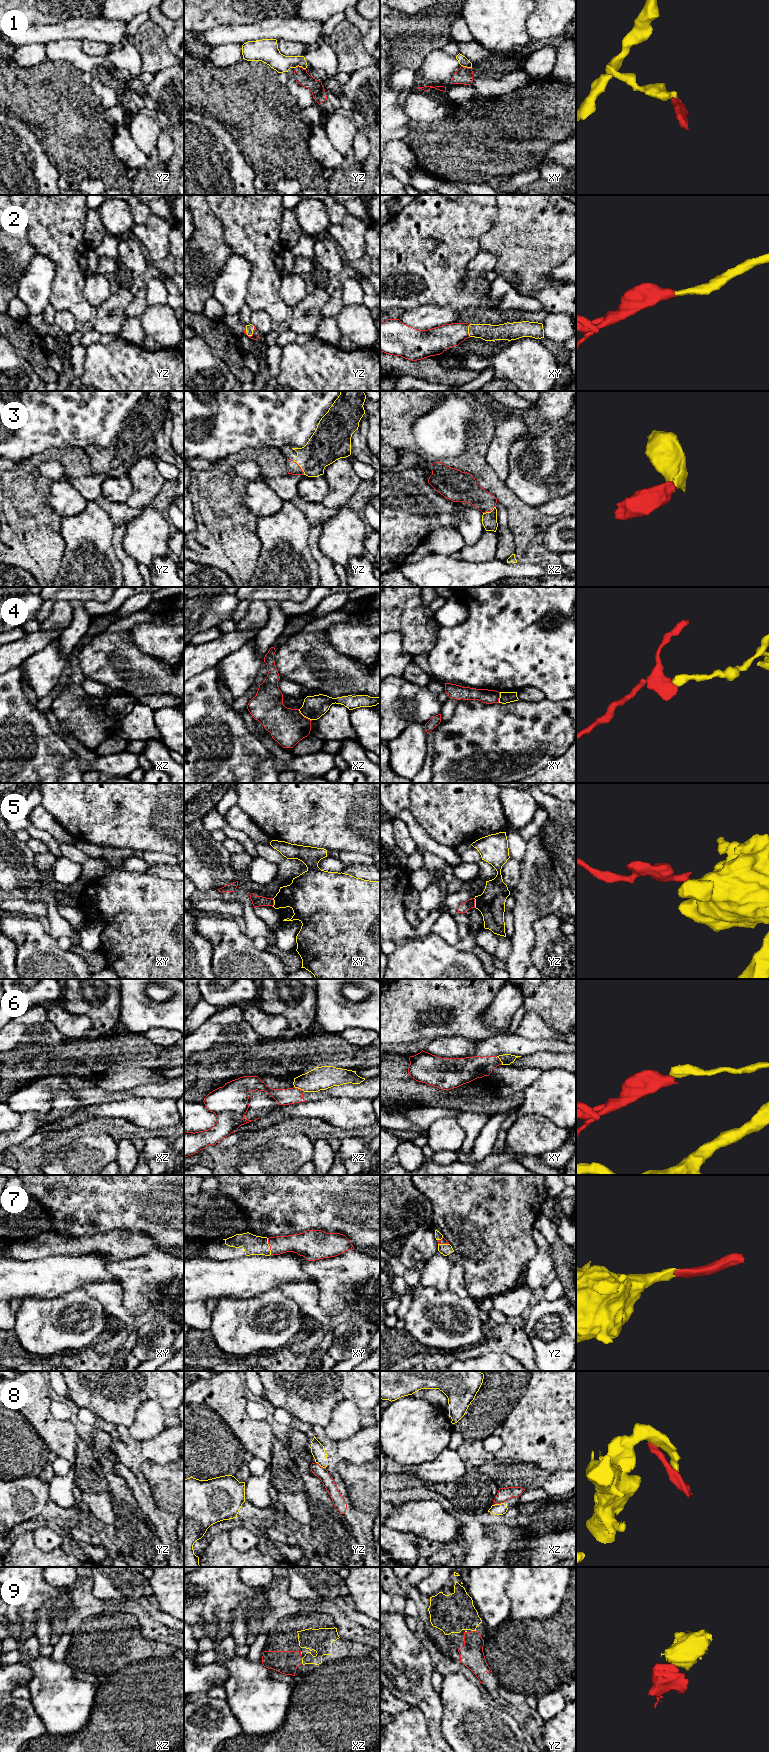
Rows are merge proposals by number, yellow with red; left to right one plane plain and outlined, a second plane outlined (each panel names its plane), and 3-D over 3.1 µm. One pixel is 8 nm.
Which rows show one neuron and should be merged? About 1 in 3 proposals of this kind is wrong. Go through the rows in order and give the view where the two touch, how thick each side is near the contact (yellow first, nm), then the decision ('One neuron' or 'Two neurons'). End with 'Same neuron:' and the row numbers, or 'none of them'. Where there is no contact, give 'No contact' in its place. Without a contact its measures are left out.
1: Touches yellow in yz. Thickness 150 nm (yellow) against 110 nm. Two neurons
2: Touches yellow in yz. Thickness 60 nm (yellow) against 60 nm. One neuron
3: Touches yellow in yz. Thickness 280 nm (yellow) against 100 nm. One neuron
4: Touches yellow in xz. Thickness 180 nm (yellow) against 300 nm. Two neurons
5: Touches yellow in yz. Thickness 220 nm (yellow) against 80 nm. Two neurons
6: Touches yellow in xz. Thickness 190 nm (yellow) against 130 nm. Two neurons
7: Touches yellow in xy. Thickness 160 nm (yellow) against 160 nm. One neuron
8: Touches yellow in yz. Thickness 110 nm (yellow) against 90 nm. Two neurons
9: Touches yellow in xz. Thickness 190 nm (yellow) against 190 nm. One neuron
Same neuron: 2, 3, 7, 9

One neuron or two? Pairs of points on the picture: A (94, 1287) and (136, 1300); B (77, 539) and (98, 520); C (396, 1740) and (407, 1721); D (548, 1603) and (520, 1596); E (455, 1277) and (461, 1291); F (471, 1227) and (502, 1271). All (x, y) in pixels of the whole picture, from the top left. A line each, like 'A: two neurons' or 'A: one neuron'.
A: two neurons
B: one neuron
C: one neuron
D: one neuron
E: one neuron
F: one neuron

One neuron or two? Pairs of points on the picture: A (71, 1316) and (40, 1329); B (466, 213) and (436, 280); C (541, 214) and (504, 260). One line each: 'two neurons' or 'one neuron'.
A: one neuron
B: one neuron
C: one neuron

